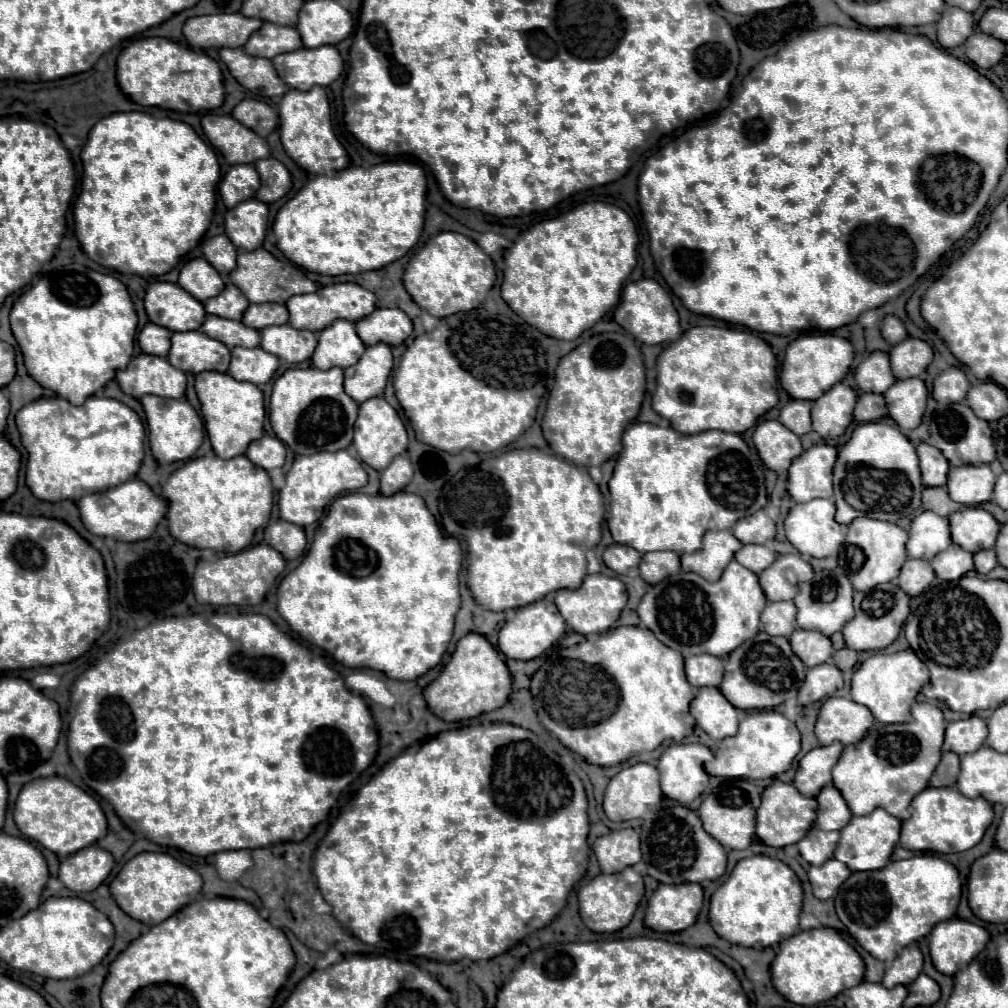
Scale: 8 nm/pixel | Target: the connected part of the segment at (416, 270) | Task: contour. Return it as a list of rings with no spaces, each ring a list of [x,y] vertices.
[[[440,232],[438,236],[430,238],[404,270],[406,292],[420,308],[438,318],[480,308],[486,294],[494,286],[494,280],[496,270],[490,256],[484,254],[474,240],[458,232]]]

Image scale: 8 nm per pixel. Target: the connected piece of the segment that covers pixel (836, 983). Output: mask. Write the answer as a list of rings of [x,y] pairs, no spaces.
[[[812,928],[782,940],[780,952],[770,968],[774,988],[798,1006],[816,1006],[846,988],[854,988],[864,980],[864,972],[866,966],[862,956],[834,928]]]

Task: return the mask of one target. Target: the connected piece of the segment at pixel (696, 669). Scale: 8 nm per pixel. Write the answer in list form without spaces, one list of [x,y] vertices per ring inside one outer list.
[[[698,654],[686,658],[686,676],[692,686],[718,686],[724,678],[724,666],[720,658],[712,654]]]

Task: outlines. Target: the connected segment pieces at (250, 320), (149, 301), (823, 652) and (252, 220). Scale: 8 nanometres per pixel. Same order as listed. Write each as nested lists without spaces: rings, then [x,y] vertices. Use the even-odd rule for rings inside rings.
[[[250,304],[244,312],[242,322],[256,330],[262,330],[272,324],[286,324],[288,310],[284,304]]]
[[[152,282],[146,290],[144,306],[150,322],[172,332],[198,330],[206,318],[202,302],[170,282]]]
[[[796,628],[792,632],[790,644],[792,644],[792,650],[796,652],[796,656],[800,656],[800,660],[804,660],[806,668],[828,662],[834,652],[828,636],[824,636],[820,632],[812,632],[812,630],[802,630],[802,628]]]
[[[256,198],[240,202],[226,212],[226,234],[238,248],[256,250],[262,246],[268,224],[268,206]]]

